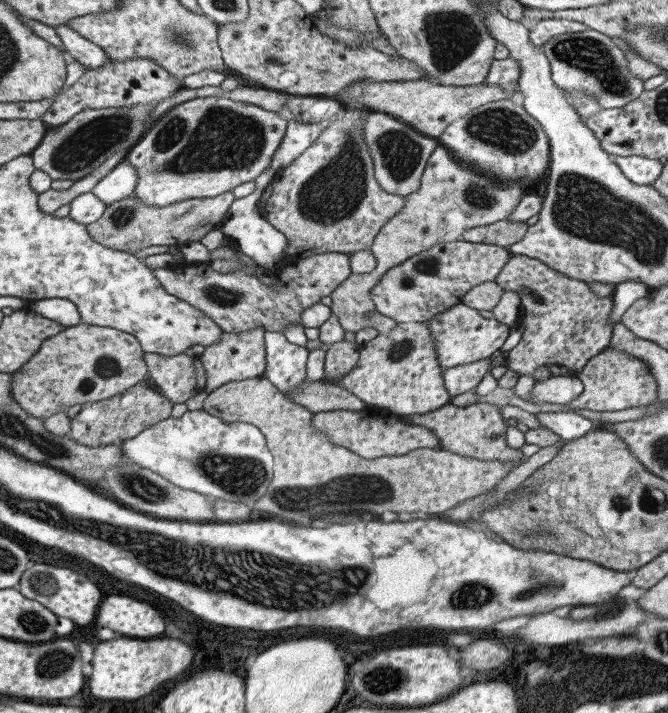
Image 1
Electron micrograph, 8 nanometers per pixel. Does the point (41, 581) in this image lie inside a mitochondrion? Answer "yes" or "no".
yes

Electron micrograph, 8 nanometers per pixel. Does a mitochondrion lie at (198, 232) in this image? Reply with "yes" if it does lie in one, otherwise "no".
no

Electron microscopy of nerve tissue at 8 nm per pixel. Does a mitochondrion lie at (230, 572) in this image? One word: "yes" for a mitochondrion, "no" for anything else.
yes

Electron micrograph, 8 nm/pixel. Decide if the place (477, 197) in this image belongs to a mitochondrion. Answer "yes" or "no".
yes

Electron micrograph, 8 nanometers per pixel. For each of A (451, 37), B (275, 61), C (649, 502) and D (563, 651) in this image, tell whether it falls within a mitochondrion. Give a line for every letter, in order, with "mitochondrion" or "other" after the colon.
A: mitochondrion
B: mitochondrion
C: mitochondrion
D: other

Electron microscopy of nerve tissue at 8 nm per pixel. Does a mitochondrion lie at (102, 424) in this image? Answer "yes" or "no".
no

